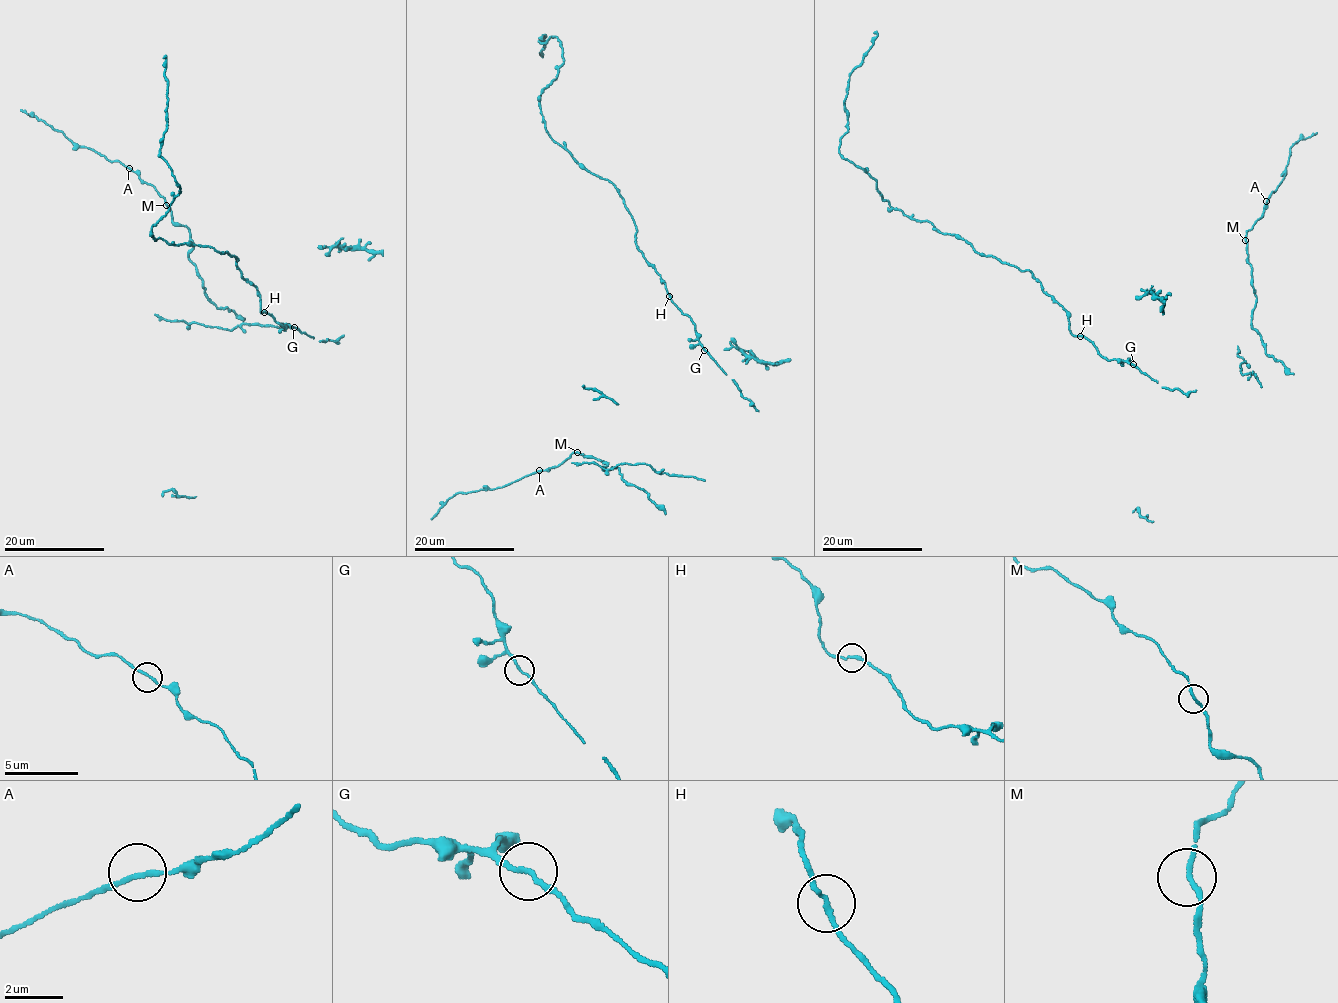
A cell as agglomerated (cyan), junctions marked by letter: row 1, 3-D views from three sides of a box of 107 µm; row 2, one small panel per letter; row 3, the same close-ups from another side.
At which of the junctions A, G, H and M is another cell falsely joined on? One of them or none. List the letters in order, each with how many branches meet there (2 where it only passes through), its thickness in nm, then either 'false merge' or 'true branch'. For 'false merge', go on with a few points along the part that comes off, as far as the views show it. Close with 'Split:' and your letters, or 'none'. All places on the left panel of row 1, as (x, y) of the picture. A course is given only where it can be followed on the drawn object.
A: 2 branches meet; 160 nm thick; true branch
G: 2 branches meet; 160 nm thick; true branch
H: 2 branches meet; 170 nm thick; true branch
M: 2 branches meet; 170 nm thick; true branch
Split: none

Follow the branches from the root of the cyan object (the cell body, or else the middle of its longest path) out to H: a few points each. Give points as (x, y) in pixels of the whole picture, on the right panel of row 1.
H: (1133, 365), (1106, 360), (1091, 342), (1080, 336)

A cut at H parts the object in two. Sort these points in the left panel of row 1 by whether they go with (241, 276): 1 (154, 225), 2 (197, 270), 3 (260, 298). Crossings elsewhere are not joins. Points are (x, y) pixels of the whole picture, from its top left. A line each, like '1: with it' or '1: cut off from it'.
1: with it
2: cut off from it
3: with it

